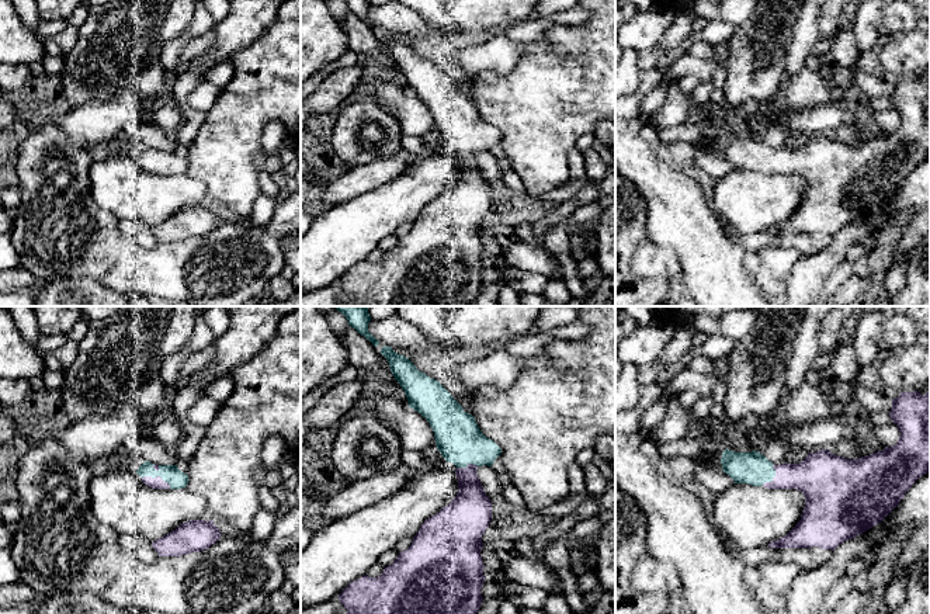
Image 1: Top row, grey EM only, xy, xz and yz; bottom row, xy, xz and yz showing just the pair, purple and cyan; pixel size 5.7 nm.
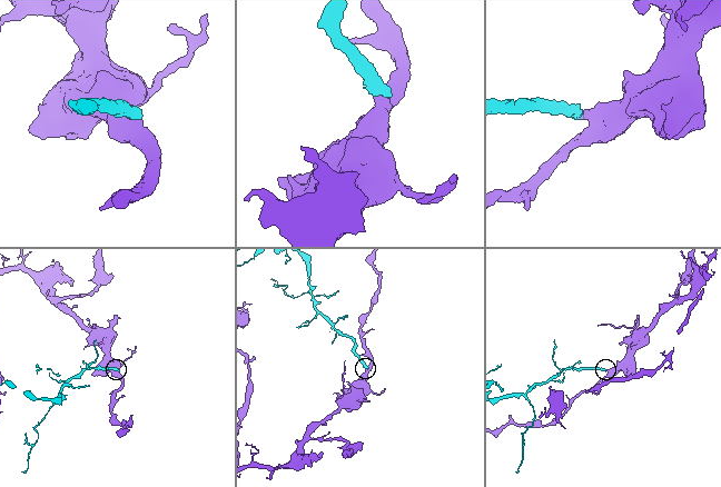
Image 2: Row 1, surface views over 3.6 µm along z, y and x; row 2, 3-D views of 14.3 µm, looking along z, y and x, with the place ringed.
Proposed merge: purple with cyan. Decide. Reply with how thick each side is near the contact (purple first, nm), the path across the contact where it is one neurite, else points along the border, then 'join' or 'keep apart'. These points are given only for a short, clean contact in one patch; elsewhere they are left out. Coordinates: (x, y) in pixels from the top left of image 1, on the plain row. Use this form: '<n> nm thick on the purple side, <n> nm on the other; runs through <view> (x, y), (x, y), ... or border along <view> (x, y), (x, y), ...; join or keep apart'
70 nm thick on the purple side, 110 nm on the other; join

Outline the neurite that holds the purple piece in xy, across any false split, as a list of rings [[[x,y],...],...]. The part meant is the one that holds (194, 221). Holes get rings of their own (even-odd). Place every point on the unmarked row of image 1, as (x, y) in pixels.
[[[190,205],[152,228],[159,242],[181,242],[208,235],[221,223],[212,205]]]

